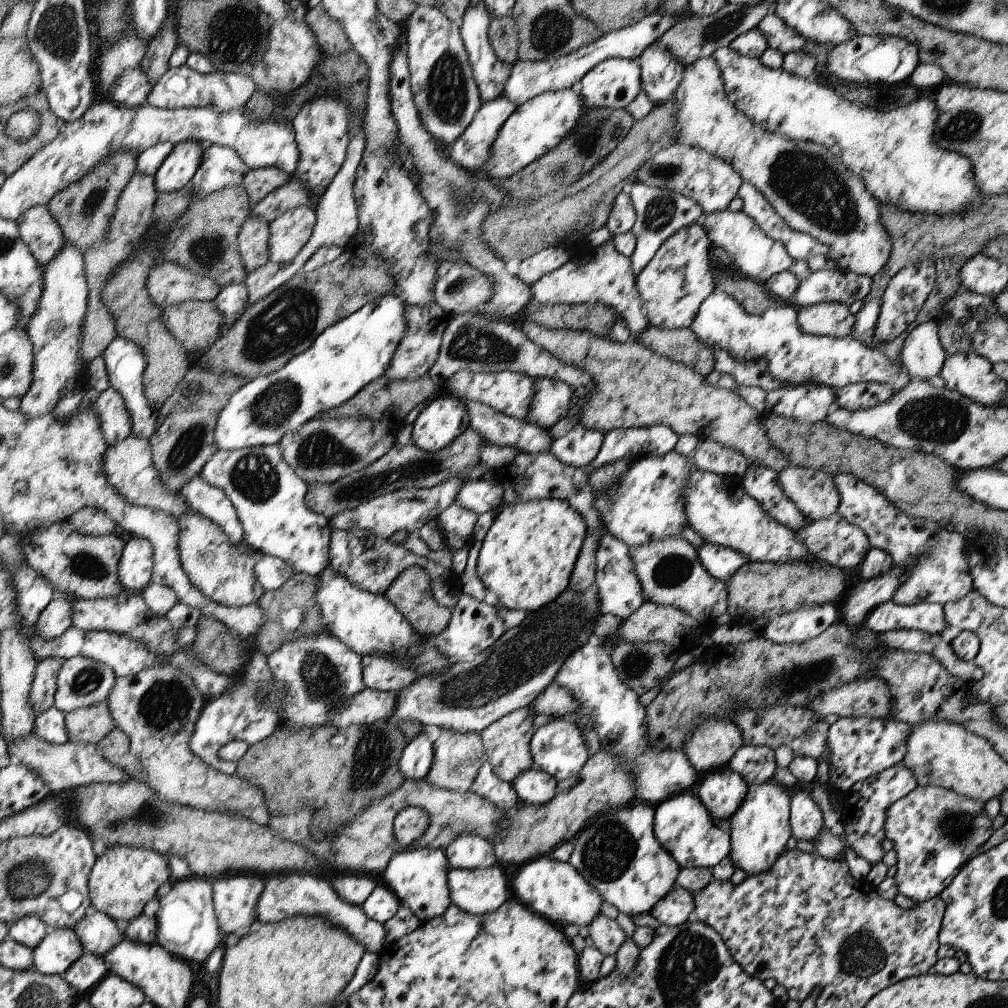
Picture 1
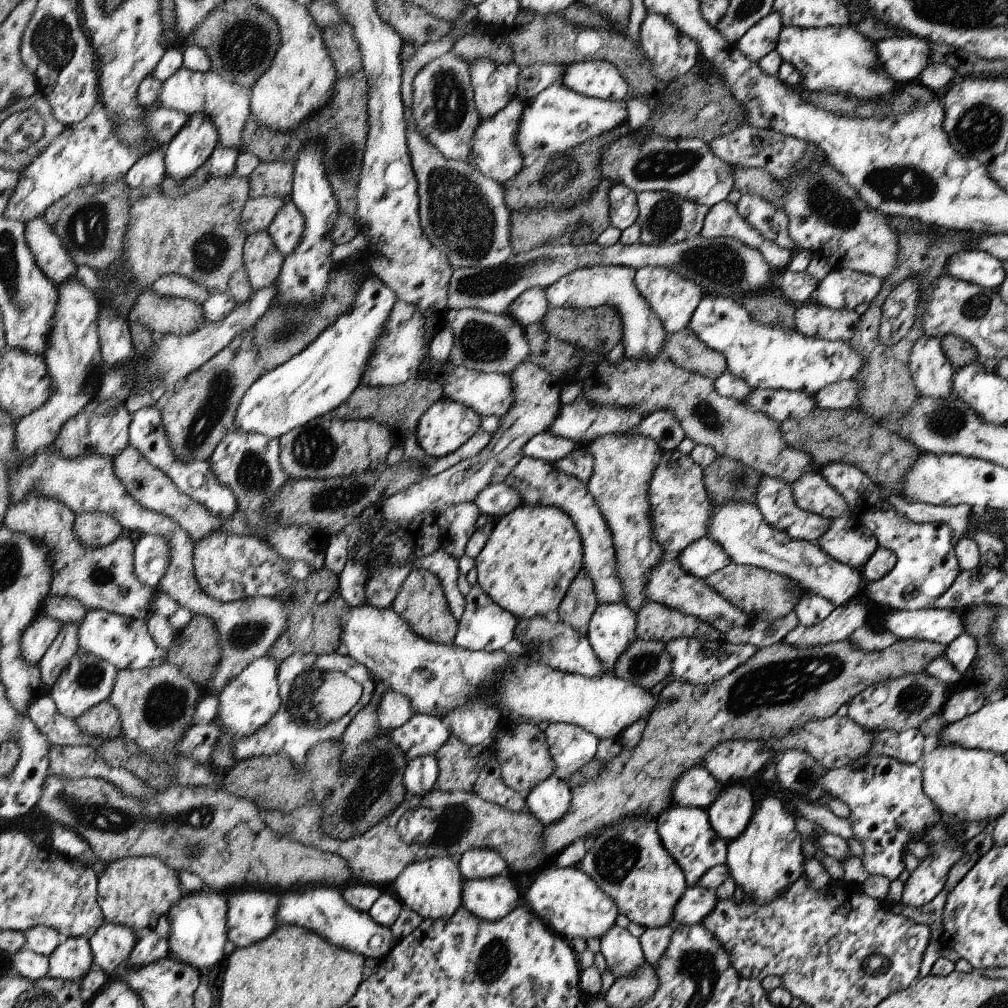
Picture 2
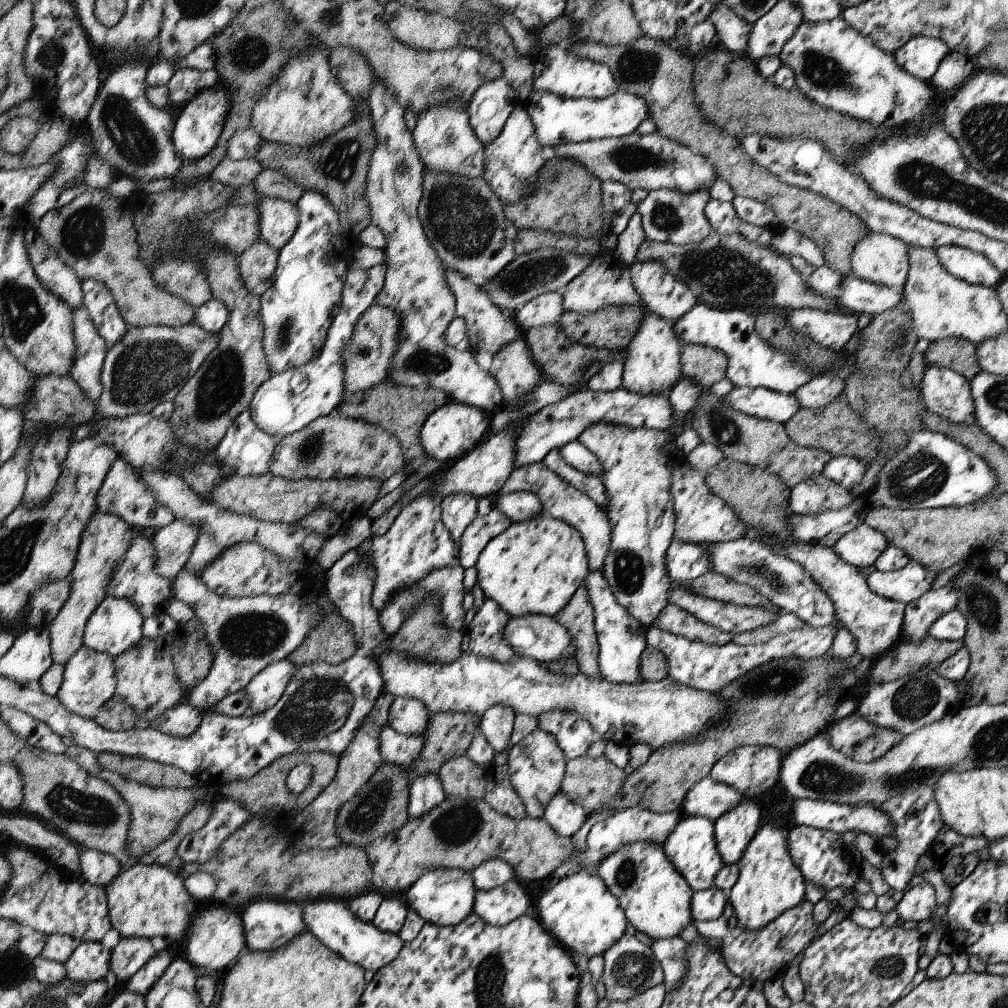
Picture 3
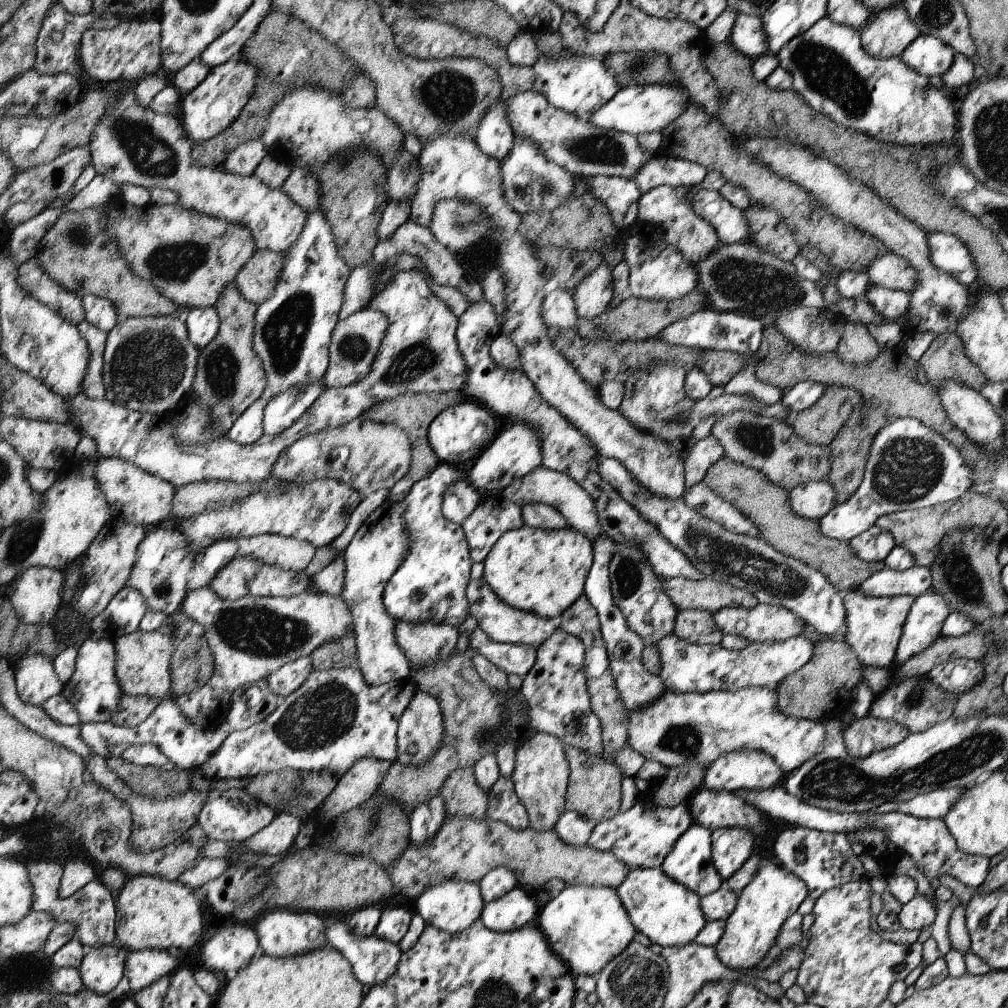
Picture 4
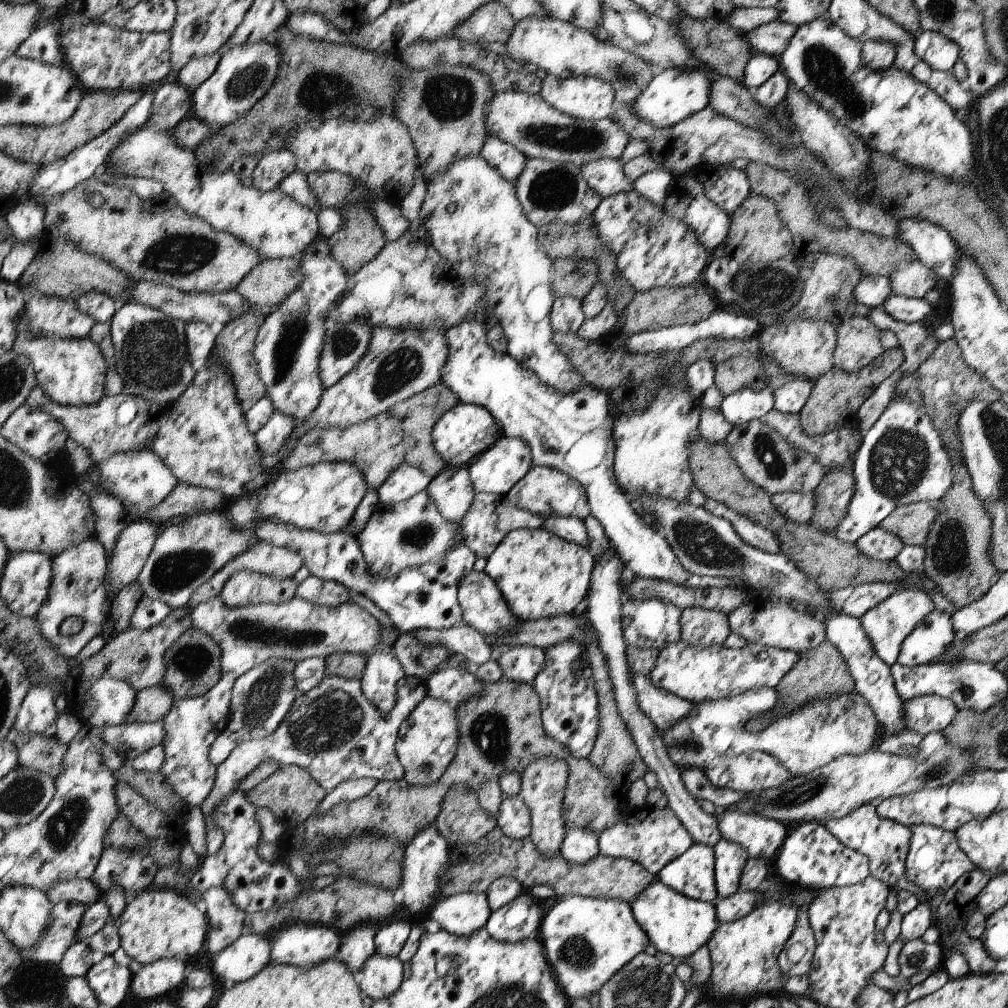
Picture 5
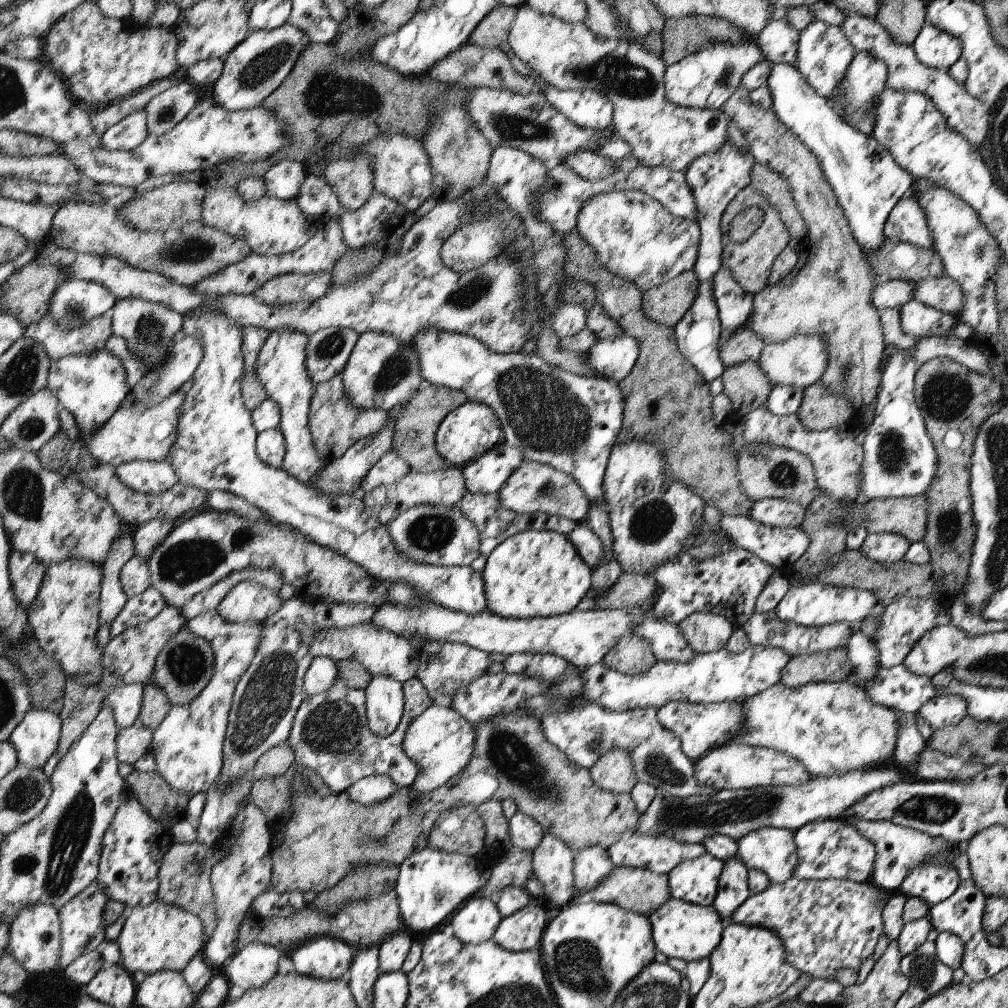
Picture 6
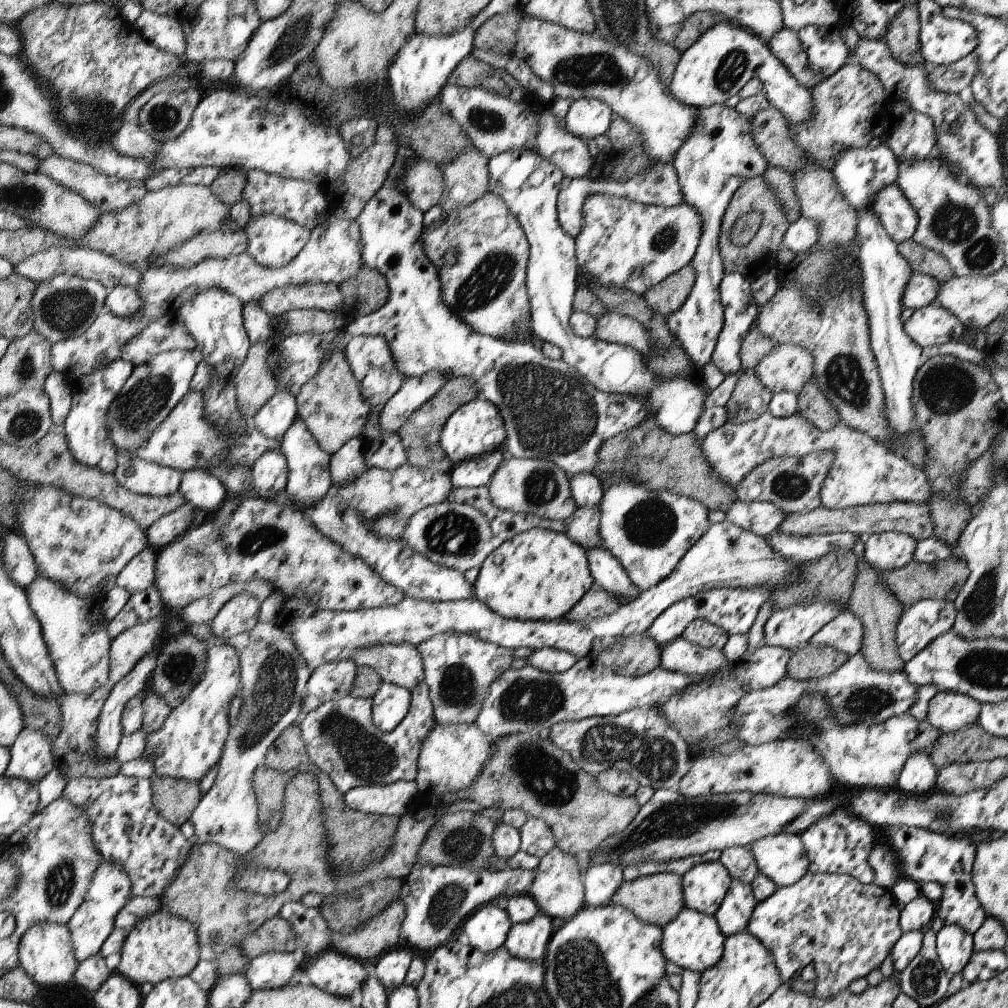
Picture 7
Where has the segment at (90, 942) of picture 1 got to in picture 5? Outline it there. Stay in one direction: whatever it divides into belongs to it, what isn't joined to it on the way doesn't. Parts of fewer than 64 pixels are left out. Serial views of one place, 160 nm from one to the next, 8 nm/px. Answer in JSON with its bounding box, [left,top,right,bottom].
[132,959,186,1002]

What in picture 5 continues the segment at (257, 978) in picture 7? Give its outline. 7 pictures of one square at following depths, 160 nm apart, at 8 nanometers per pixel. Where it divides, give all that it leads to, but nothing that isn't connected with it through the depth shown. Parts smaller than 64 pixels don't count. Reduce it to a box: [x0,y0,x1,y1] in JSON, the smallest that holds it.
[212,933,272,996]

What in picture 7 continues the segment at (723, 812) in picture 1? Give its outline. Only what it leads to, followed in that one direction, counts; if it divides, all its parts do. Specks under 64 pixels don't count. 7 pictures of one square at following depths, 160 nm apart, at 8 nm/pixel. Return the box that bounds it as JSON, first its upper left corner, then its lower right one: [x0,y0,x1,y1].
[716,879,757,938]

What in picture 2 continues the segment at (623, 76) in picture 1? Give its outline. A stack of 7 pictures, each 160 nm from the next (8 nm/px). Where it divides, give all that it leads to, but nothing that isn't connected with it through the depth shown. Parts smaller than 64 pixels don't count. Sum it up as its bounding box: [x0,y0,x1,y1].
[560,58,629,101]

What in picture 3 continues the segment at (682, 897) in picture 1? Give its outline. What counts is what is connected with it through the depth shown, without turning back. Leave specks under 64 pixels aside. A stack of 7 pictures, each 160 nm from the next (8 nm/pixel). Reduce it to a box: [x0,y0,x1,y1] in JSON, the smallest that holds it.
[692,887,728,924]

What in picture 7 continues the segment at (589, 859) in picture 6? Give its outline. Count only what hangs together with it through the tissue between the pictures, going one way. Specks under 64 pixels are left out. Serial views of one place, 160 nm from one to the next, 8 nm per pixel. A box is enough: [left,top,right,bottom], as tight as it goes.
[583,863,625,907]

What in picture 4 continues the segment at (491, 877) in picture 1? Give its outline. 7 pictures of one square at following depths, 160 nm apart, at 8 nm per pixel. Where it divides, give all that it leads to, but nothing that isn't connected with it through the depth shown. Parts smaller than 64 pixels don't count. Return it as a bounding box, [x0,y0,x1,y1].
[481,886,538,932]

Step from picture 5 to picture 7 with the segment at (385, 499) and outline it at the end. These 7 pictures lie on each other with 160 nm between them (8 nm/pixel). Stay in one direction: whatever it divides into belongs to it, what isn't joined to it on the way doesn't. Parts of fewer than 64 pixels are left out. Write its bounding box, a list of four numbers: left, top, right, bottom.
[358,404,409,470]

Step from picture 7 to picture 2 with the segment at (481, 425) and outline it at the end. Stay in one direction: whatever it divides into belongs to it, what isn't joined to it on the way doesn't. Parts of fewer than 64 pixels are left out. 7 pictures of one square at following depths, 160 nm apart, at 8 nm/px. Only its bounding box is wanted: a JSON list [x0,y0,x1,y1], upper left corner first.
[415,397,482,458]

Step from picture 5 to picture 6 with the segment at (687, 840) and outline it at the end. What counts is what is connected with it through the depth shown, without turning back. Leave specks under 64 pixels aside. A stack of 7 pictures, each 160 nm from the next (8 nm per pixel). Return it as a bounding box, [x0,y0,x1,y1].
[609,832,707,874]

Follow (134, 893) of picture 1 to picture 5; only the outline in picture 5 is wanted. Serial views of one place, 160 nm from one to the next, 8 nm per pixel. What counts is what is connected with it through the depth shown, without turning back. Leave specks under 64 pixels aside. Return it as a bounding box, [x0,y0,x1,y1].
[118,887,209,965]

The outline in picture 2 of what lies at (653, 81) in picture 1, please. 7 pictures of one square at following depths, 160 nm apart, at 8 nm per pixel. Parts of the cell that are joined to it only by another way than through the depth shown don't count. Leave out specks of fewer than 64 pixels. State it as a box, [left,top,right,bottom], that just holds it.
[638,10,701,84]

